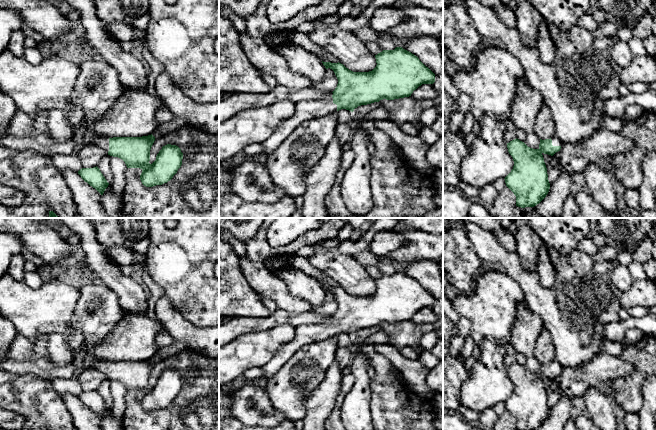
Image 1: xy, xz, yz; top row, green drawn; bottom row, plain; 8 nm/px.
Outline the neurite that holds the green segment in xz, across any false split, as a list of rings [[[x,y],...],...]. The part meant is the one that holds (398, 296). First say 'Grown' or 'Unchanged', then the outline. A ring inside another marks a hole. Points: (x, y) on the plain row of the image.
Grown. [[[396,271],[394,274],[383,274],[375,279],[375,282],[377,289],[369,296],[353,296],[339,286],[322,285],[325,292],[332,293],[338,303],[332,321],[328,324],[298,325],[293,340],[281,346],[272,359],[260,367],[263,377],[268,378],[276,374],[289,358],[306,344],[317,343],[341,333],[353,336],[358,330],[379,326],[383,323],[394,324],[409,321],[422,308],[433,308],[435,306],[435,298],[417,280],[402,271]]]

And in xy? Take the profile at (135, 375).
Grown. [[[82,348],[74,351],[73,362],[79,373],[96,369],[108,379],[122,383],[127,392],[140,392],[140,404],[146,411],[162,409],[170,405],[182,389],[183,377],[176,369],[162,371],[156,384],[150,388],[150,374],[155,365],[151,358],[142,361],[102,362]]]

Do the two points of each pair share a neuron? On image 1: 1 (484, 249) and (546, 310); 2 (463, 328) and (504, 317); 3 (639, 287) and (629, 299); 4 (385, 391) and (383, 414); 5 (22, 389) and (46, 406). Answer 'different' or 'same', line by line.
1: same
2: different
3: same
4: same
5: same

